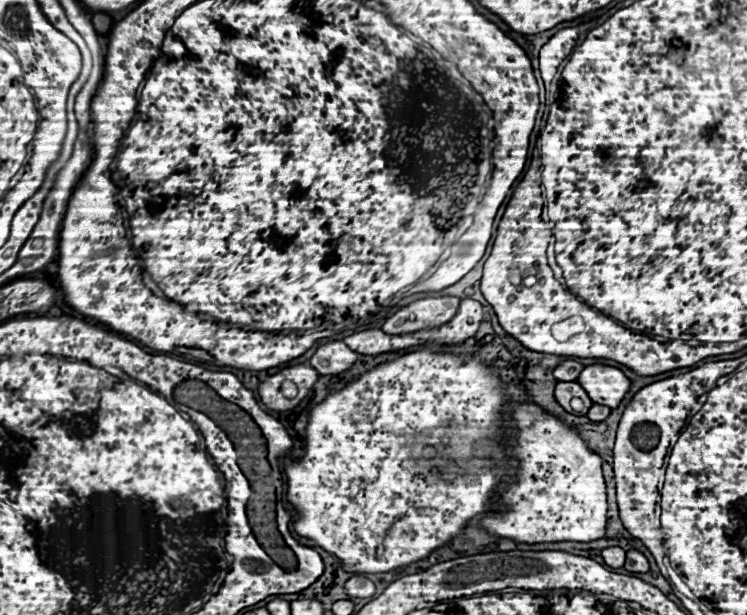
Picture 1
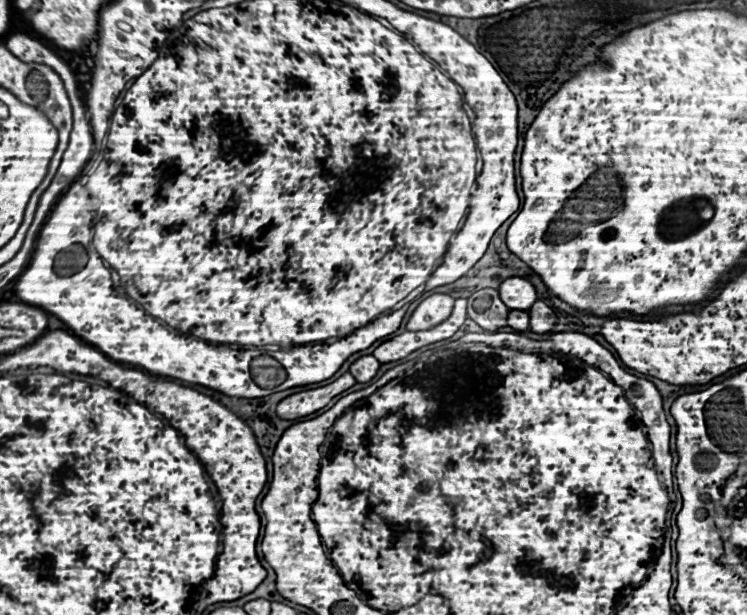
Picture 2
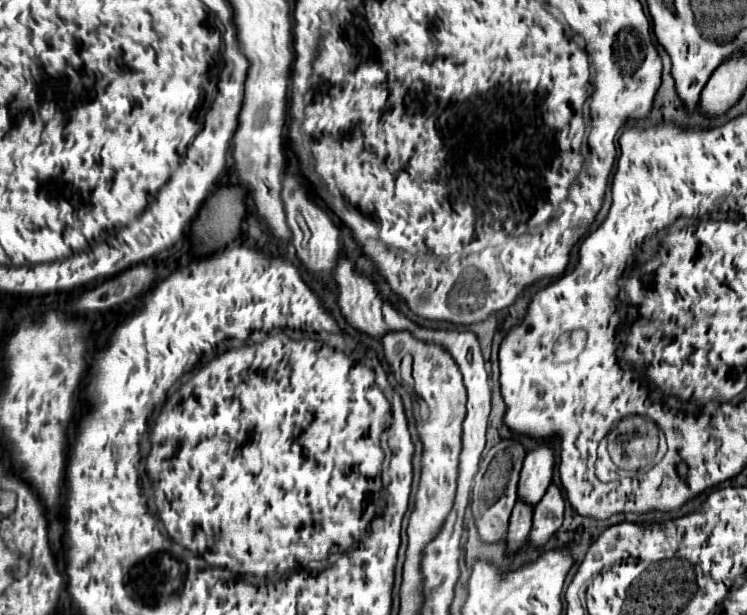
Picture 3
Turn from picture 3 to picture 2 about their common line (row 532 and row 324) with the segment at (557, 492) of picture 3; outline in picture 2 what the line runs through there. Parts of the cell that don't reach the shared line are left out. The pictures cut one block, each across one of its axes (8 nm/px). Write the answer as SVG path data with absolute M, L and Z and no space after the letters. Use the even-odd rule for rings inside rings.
M536 300L532 304L532 308L528 310L528 314L530 314L532 332L536 332L536 334L546 334L556 324L556 316L554 316L552 308L548 308L542 300Z

